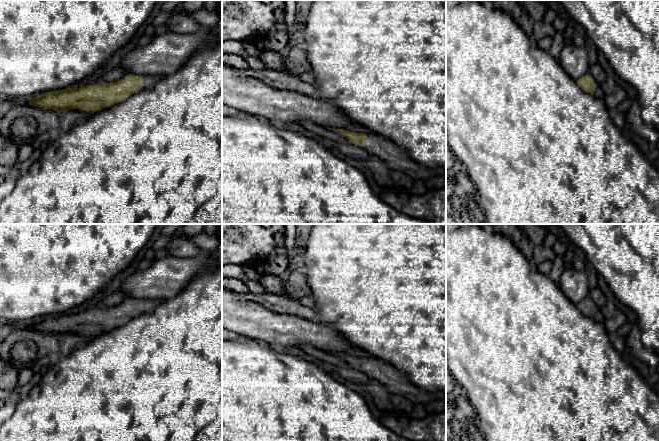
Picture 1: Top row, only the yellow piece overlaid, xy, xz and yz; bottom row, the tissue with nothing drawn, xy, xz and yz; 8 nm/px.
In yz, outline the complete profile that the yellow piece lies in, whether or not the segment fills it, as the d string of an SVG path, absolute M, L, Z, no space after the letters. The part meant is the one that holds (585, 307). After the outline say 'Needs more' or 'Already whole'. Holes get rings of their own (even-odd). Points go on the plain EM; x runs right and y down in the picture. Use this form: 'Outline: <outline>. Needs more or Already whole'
Outline: M587 296L577 304L578 310L585 316L593 319L596 314L595 304L590 296Z. Needs more

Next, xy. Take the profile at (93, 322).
Outline: M128 298L112 307L86 309L39 319L28 323L29 328L43 333L66 337L69 333L98 336L104 332L125 325L132 318L151 313L163 299Z. Needs more

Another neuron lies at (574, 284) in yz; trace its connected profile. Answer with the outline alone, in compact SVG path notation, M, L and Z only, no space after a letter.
M564 269L558 282L564 295L575 305L588 296L586 271Z

